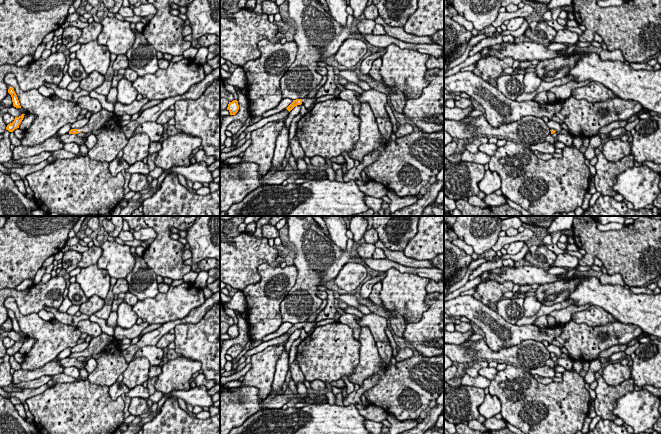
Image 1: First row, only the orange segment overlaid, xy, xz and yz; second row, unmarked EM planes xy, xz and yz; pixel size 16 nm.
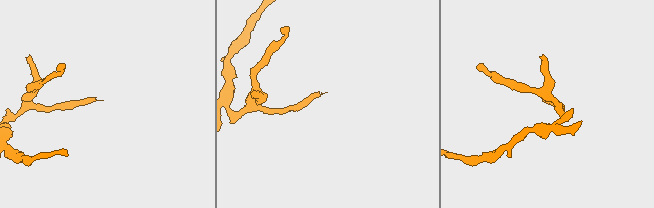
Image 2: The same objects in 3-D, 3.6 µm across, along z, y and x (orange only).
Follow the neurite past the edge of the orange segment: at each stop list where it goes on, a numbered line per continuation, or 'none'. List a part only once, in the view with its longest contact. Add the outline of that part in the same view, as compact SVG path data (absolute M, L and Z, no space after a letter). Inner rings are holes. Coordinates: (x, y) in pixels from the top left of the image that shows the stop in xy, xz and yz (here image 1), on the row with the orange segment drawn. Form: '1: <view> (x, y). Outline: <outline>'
1: xy (97, 120). Outline: M102 108L98 113L93 114L89 122L82 128L78 128L78 132L82 133L92 133L94 130L99 130L103 127L106 121L113 117L113 112L109 112Z

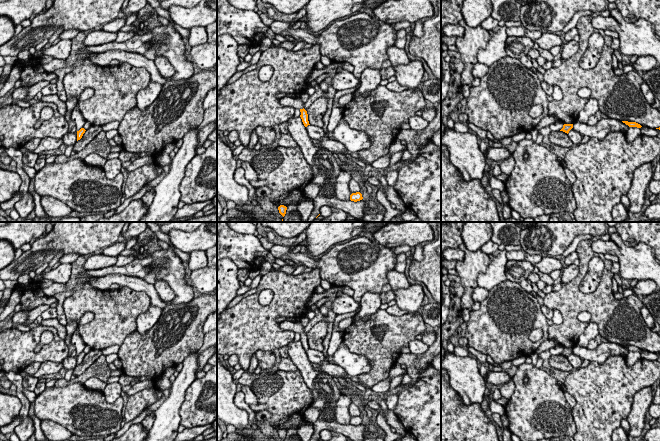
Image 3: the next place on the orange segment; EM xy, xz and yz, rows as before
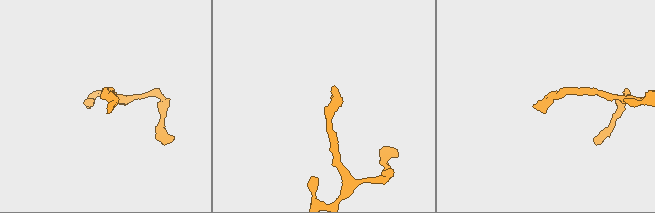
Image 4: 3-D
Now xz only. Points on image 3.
1: xz (284, 101). Outline: M285 96L285 97L282 97L280 99L280 104L282 106L290 106L290 107L293 107L295 109L303 109L304 108L304 104L301 101L301 98L294 99L294 98Z

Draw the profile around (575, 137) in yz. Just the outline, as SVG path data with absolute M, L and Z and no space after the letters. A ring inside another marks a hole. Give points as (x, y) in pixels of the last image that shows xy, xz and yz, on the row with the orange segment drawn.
M572 128L572 129L569 131L569 133L568 133L568 138L572 141L572 143L573 143L574 145L578 145L578 144L580 144L580 142L581 142L581 140L582 140L583 136L582 136L580 133L576 132L576 131Z

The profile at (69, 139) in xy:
M68 132L63 137L63 144L65 144L67 147L74 146L76 141L77 141L77 132L75 133Z

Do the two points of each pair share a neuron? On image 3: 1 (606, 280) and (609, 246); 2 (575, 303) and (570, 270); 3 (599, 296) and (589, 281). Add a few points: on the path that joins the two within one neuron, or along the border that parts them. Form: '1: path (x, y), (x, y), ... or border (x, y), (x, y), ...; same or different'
1: border (592, 241), (591, 248), (604, 255); different
2: border (579, 266), (579, 272), (573, 278), (561, 283); different
3: border (604, 268), (593, 291), (582, 293), (578, 289); different

